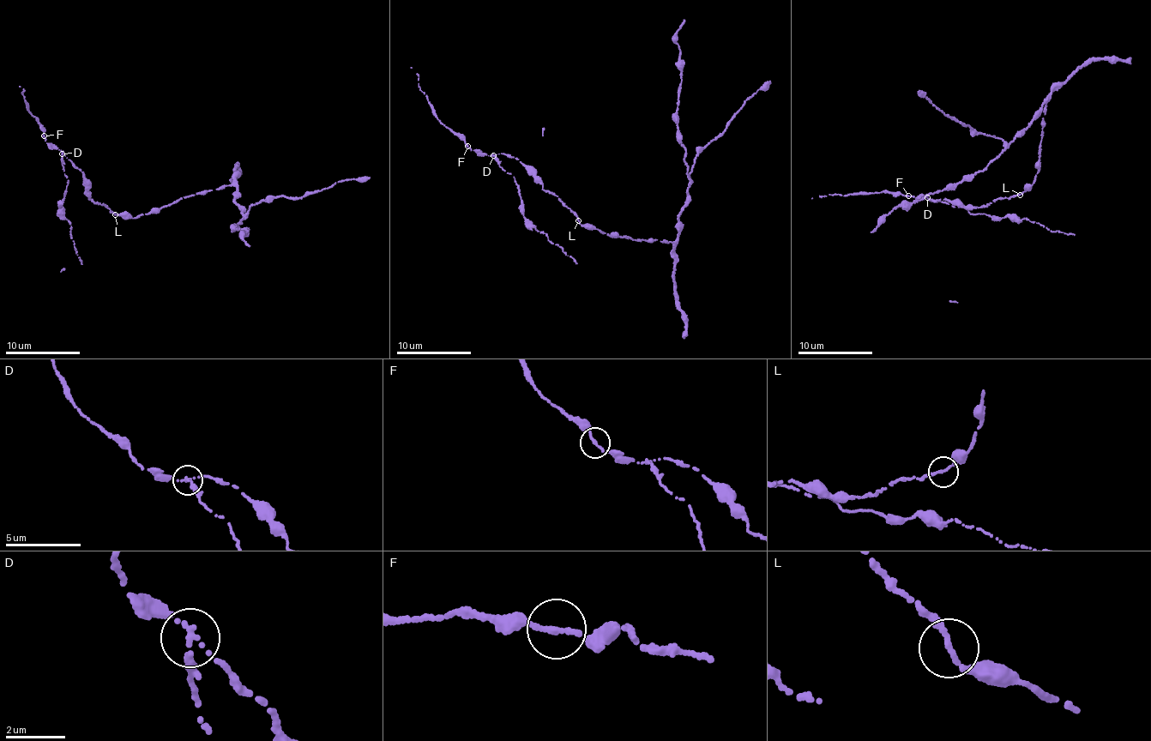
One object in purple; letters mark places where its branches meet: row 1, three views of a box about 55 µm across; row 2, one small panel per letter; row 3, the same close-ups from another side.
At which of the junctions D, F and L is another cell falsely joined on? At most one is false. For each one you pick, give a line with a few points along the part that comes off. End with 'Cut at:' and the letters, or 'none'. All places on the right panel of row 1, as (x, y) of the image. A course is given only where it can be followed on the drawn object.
D: course (927, 197), (976, 214), (1027, 219), (1055, 231), (1075, 234)
Cut at: D

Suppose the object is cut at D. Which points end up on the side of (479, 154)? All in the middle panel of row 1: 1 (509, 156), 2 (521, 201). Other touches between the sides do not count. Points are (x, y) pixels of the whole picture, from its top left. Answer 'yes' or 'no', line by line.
1: yes
2: no

